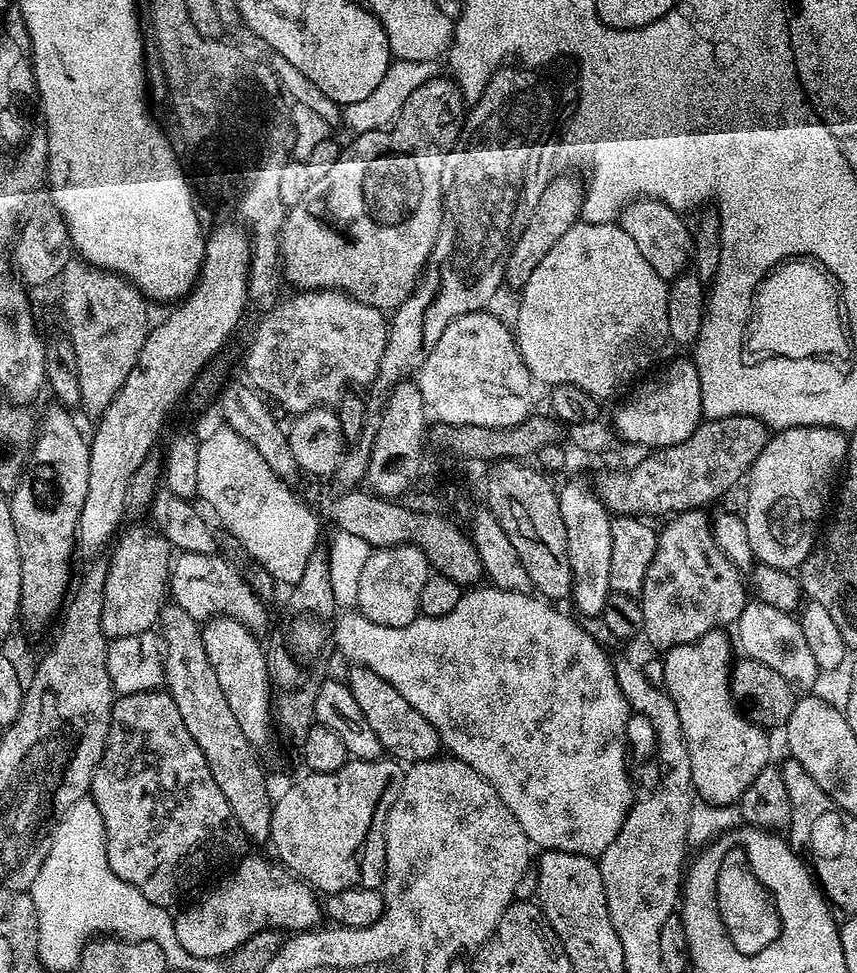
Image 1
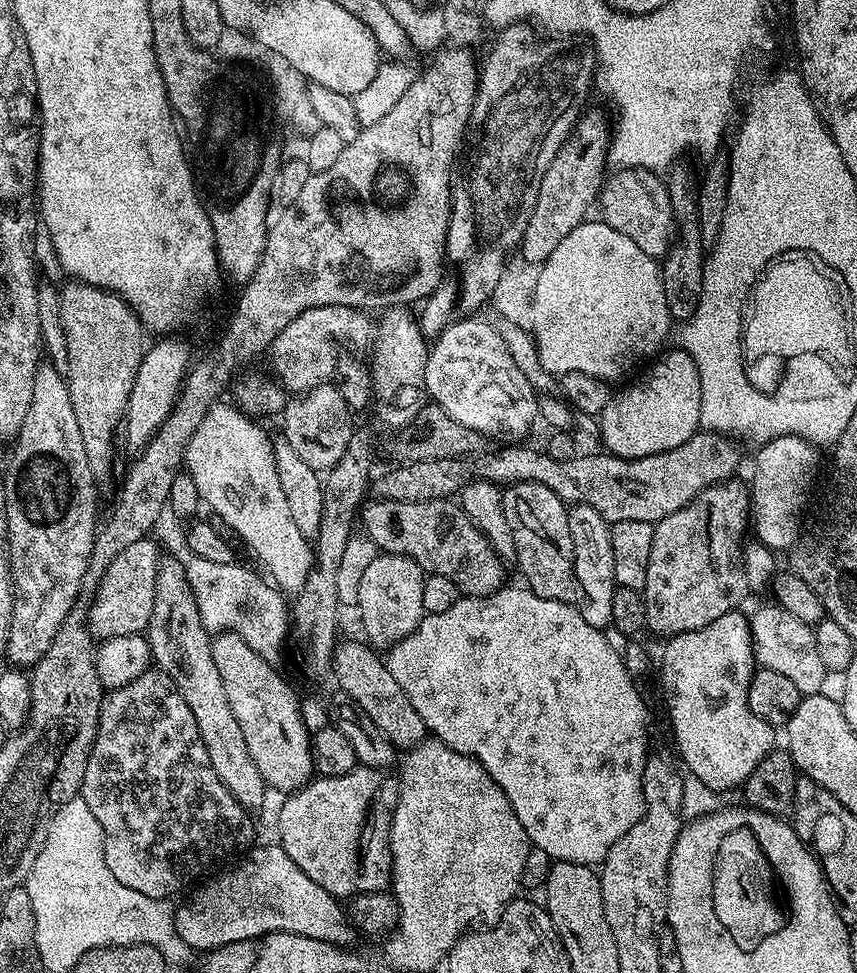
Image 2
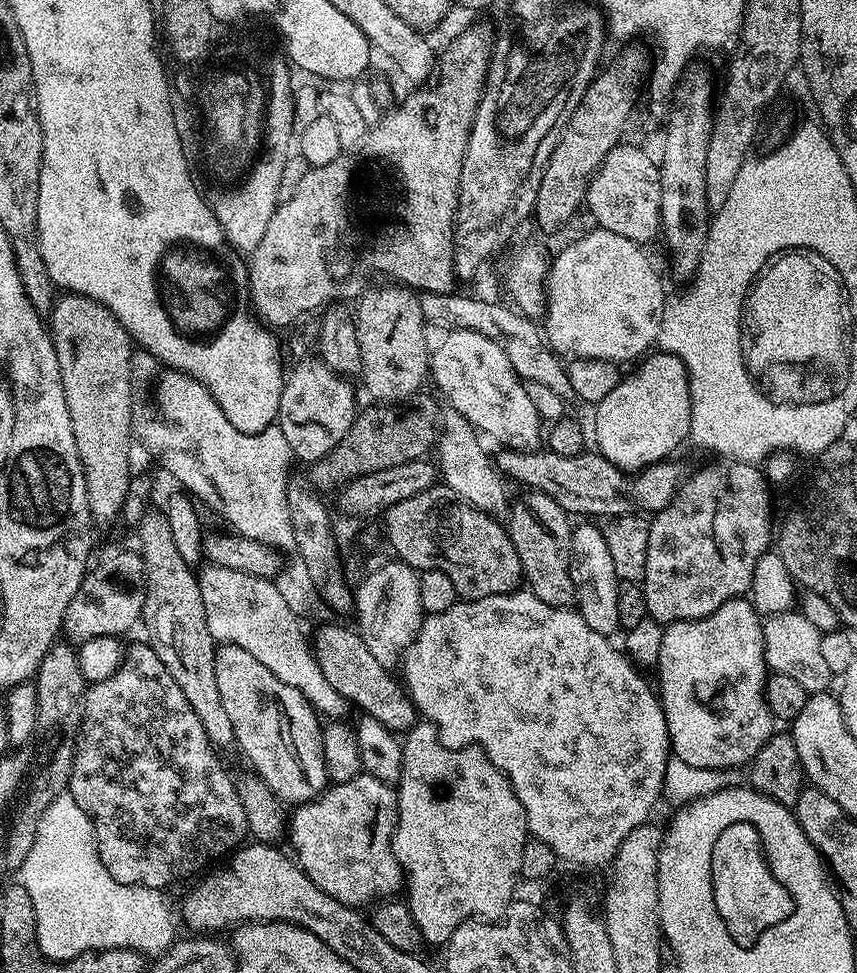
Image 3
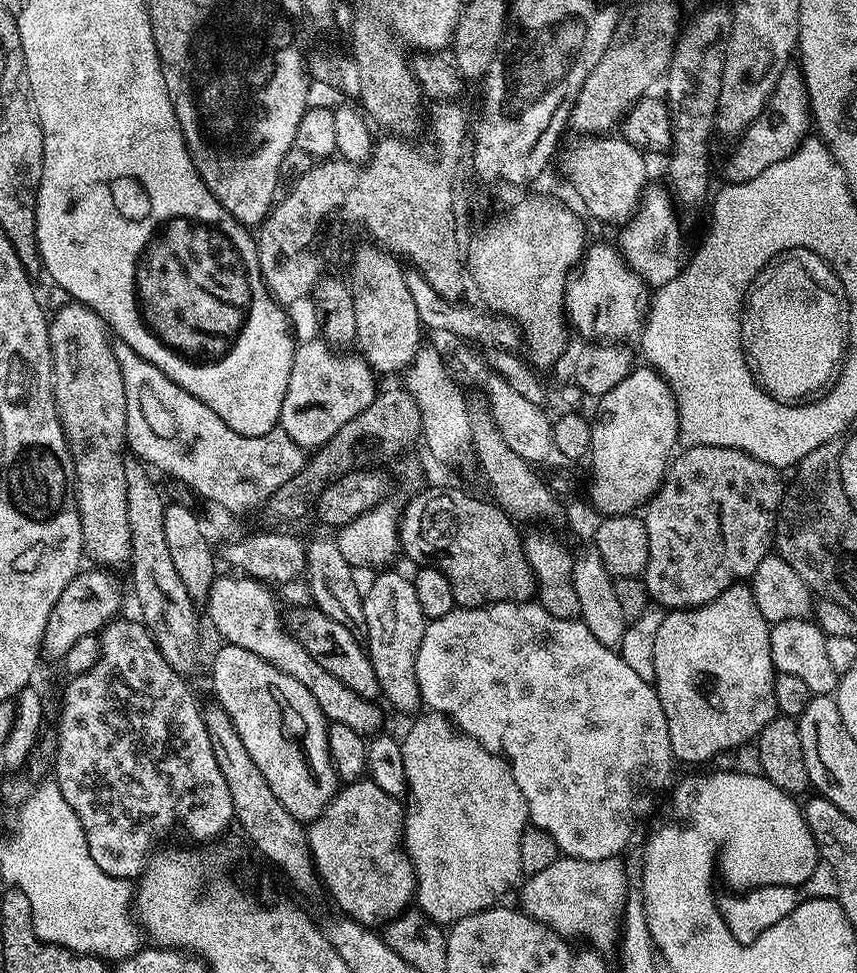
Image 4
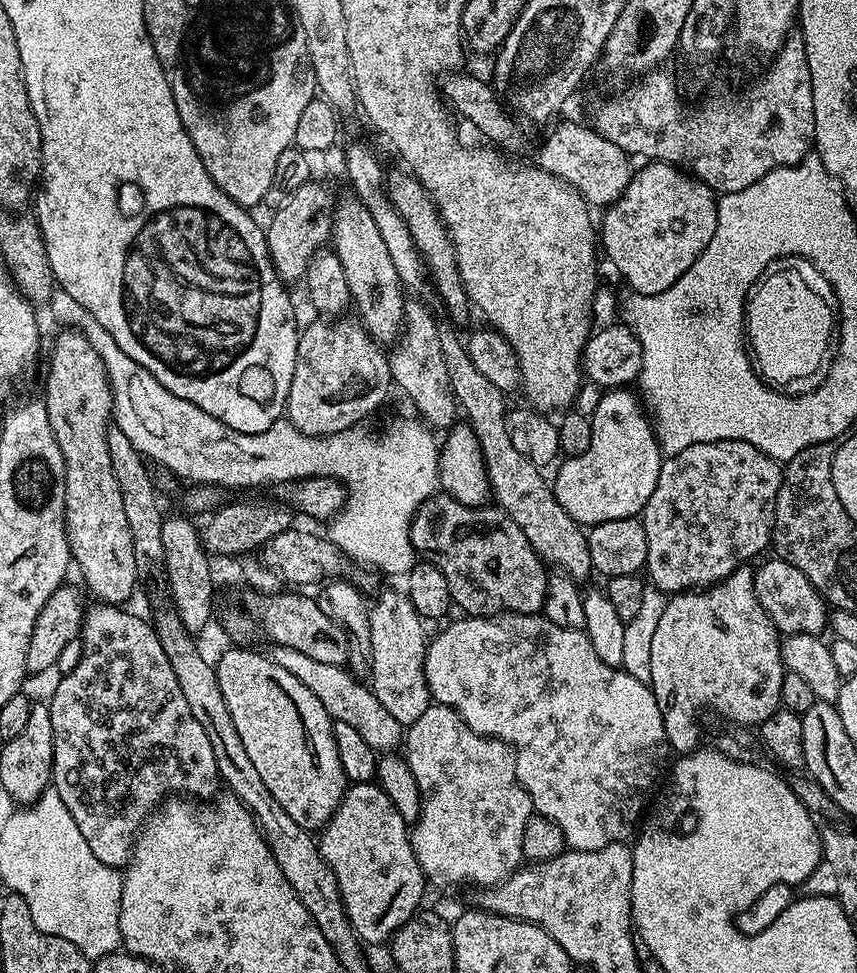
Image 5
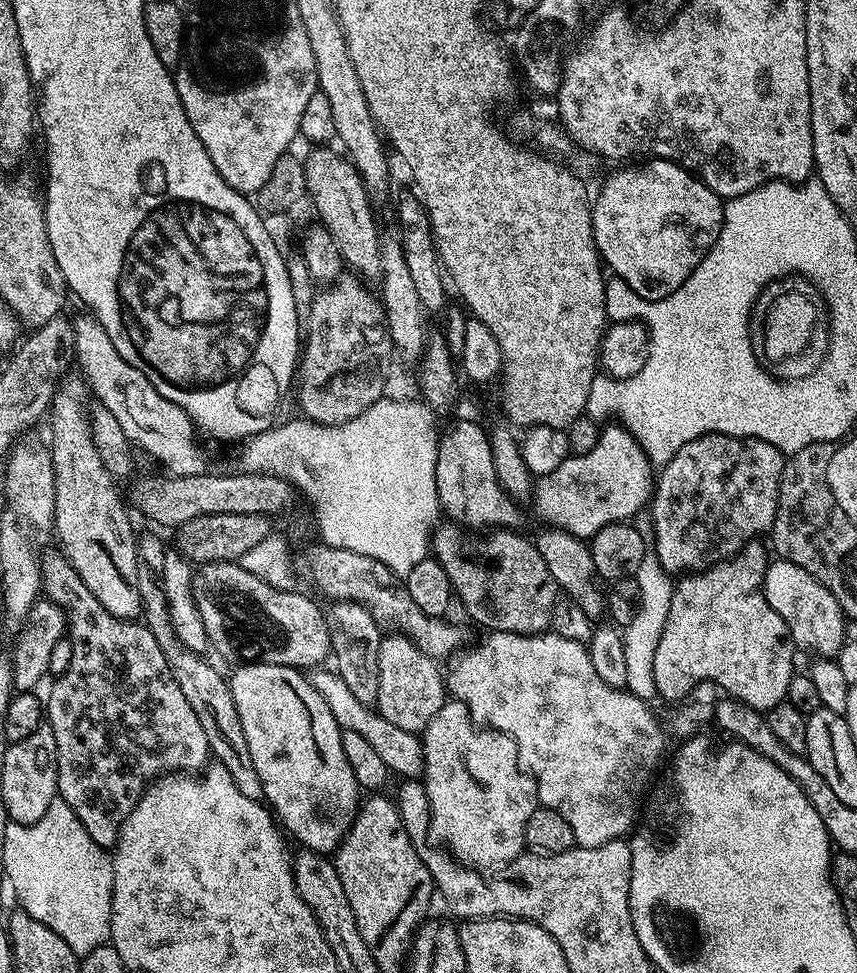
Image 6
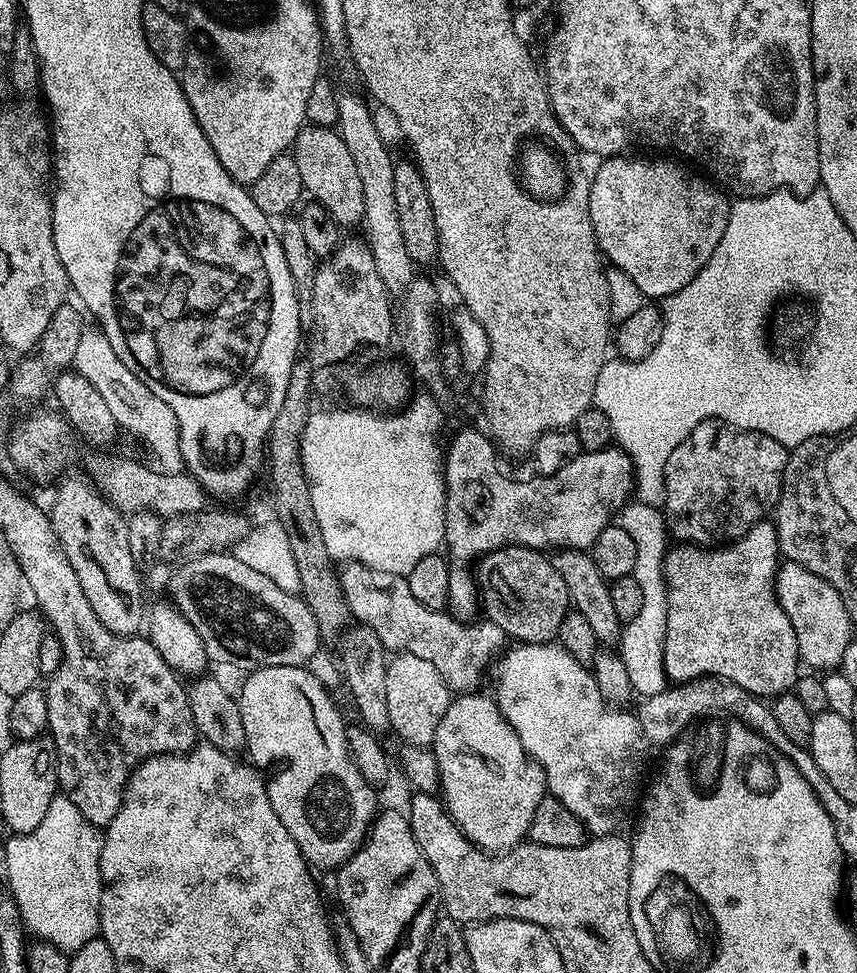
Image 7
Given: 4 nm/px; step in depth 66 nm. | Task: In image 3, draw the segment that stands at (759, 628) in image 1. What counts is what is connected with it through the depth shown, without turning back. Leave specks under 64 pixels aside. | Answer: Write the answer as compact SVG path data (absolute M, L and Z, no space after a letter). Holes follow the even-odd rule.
M799 610L769 615L763 621L763 626L764 662L773 673L794 678L794 682L798 682L798 686L802 686L802 690L810 694L827 692L833 687L834 677L832 671L826 667L822 654L822 633L818 626L813 626Z

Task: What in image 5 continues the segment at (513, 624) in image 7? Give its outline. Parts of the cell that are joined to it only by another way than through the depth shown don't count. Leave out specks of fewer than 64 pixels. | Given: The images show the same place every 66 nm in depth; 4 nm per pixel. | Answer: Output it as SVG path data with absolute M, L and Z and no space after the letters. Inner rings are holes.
M433 494L420 509L416 511L416 516L412 520L412 528L408 531L412 539L412 547L415 555L421 561L438 566L438 570L442 570L442 575L446 578L446 583L450 586L450 594L452 595L453 605L457 609L461 608L461 613L469 616L498 616L501 612L517 612L518 614L526 614L531 616L539 613L544 607L544 599L546 598L546 586L548 585L549 569L546 567L540 555L532 549L530 542L526 538L526 534L522 534L522 530L518 530L518 522L511 520L505 512L500 511L496 506L481 506L471 508L462 502L458 502L453 496L447 494Z

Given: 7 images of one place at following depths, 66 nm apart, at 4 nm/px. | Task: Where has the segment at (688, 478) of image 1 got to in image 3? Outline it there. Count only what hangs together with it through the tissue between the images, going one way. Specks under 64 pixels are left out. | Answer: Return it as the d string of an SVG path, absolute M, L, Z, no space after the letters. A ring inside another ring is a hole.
M501 447L499 451L500 453L495 453L494 463L501 476L509 481L517 480L524 484L520 486L525 489L550 494L550 498L554 498L554 502L558 502L564 512L577 512L580 518L626 516L633 510L644 514L661 512L672 501L686 476L686 472L672 458L647 464L639 472L629 474L614 466L614 462L610 462L596 450L585 450L576 456L554 454L547 450L520 452L517 448L505 447Z

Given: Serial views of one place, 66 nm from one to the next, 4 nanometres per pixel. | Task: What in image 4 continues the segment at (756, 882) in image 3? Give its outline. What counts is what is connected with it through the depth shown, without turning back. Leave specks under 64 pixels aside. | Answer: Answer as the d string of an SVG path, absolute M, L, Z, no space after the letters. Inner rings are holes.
M819 859L810 878L802 885L764 884L743 892L732 892L730 896L722 896L718 907L727 929L735 941L742 945L750 945L762 935L764 926L777 924L806 900L839 899L838 874L834 866L825 859Z

